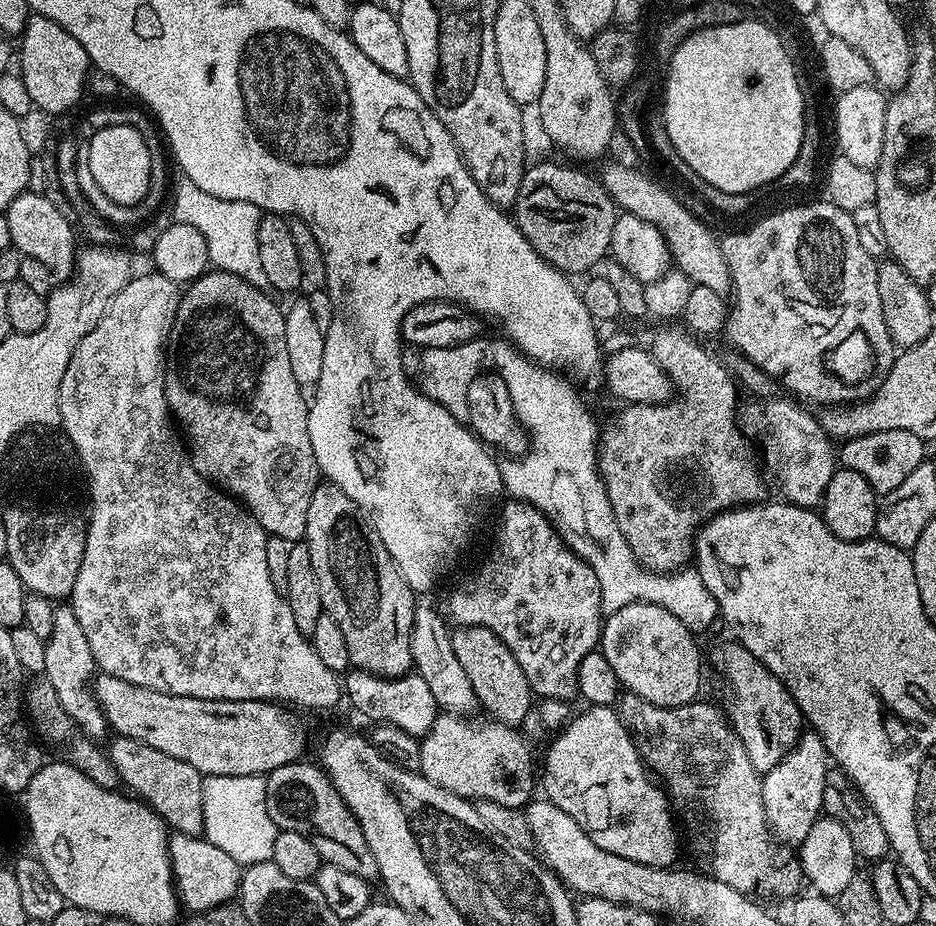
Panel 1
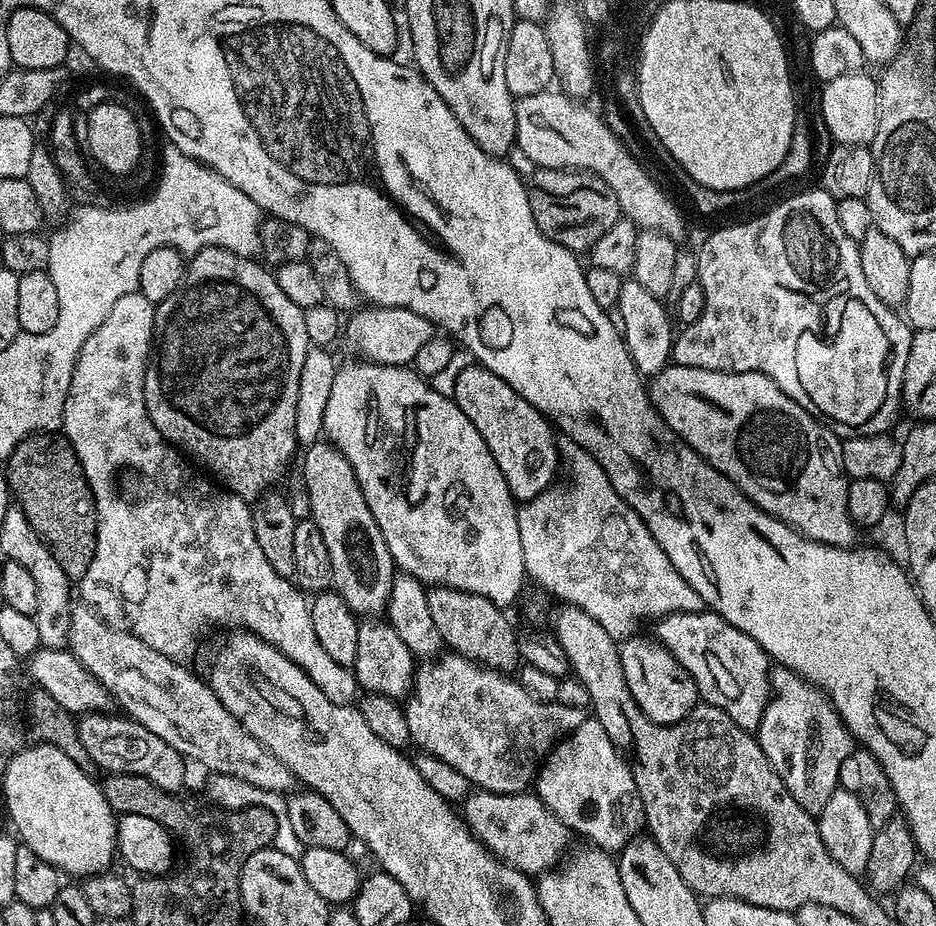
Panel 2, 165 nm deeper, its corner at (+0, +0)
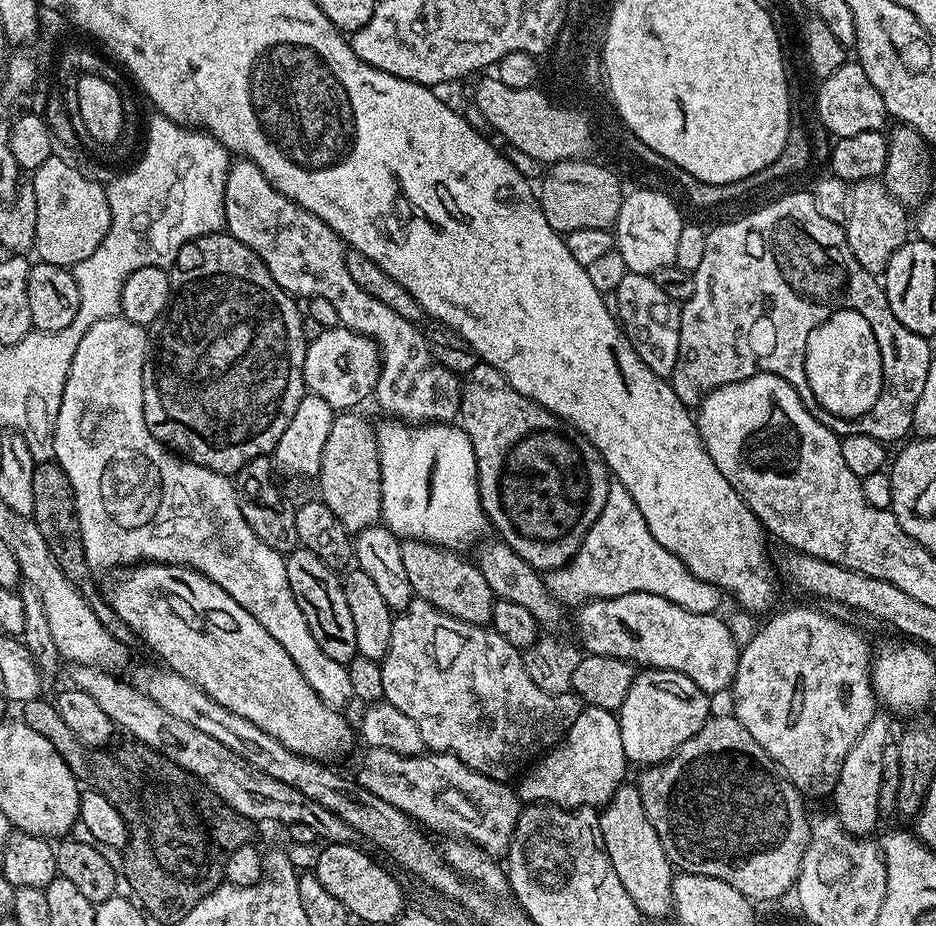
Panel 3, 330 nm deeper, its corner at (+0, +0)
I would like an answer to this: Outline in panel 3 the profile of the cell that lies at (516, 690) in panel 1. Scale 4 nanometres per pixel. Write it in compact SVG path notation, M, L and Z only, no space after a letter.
M405 540L400 545L402 550L402 562L406 569L406 574L410 577L413 597L430 602L439 612L445 612L448 616L458 618L462 622L471 624L491 625L496 596L490 590L490 582L482 578L482 570L479 563L467 560L467 555L451 548L442 548L439 544L430 544L421 540Z

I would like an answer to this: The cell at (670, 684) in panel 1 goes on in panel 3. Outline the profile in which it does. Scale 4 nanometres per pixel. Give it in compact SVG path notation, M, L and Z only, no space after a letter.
M645 667L639 671L626 694L626 702L618 709L622 750L629 765L651 766L669 760L710 719L708 700L709 693L686 678L686 674L669 668Z

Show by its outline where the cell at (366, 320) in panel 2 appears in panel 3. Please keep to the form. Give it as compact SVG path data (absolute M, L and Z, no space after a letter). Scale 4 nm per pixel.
M343 326L325 328L319 338L308 341L304 355L304 386L311 395L330 402L334 410L352 410L376 391L380 373L380 350L375 340Z

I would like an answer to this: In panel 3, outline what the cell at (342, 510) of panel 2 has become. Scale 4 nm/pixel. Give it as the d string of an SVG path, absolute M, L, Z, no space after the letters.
M344 410L333 415L330 438L326 438L326 450L322 450L318 477L319 499L330 506L330 510L334 510L334 518L338 518L338 522L342 522L350 534L366 530L382 520L382 470L376 428L356 414L355 411Z

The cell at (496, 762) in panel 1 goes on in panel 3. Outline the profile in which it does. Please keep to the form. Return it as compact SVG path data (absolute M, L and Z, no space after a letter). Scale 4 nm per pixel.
M414 598L410 602L410 606L406 606L393 615L390 650L386 652L383 660L379 661L379 666L382 670L384 700L398 710L402 710L402 714L408 715L418 725L418 734L422 734L425 749L434 752L448 752L466 766L470 766L478 774L488 776L491 780L508 782L511 781L511 776L513 778L519 777L529 765L539 760L545 752L555 748L563 740L564 735L570 730L570 726L574 726L574 718L578 718L582 707L580 697L572 692L563 692L557 696L551 696L546 694L546 690L534 686L534 678L530 678L530 674L526 674L521 649L510 646L510 642L506 642L506 638L502 638L502 634L498 634L492 627L462 622L458 618L446 615L445 612L439 612L437 608L430 606L430 602L419 598Z

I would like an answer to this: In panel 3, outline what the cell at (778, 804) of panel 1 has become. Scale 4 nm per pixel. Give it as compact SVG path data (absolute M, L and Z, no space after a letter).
M788 608L771 616L740 649L736 679L730 689L736 707L734 715L801 794L828 798L836 789L850 746L858 742L862 730L878 715L876 692L872 689L874 652L868 649L868 640L858 629L816 608Z

